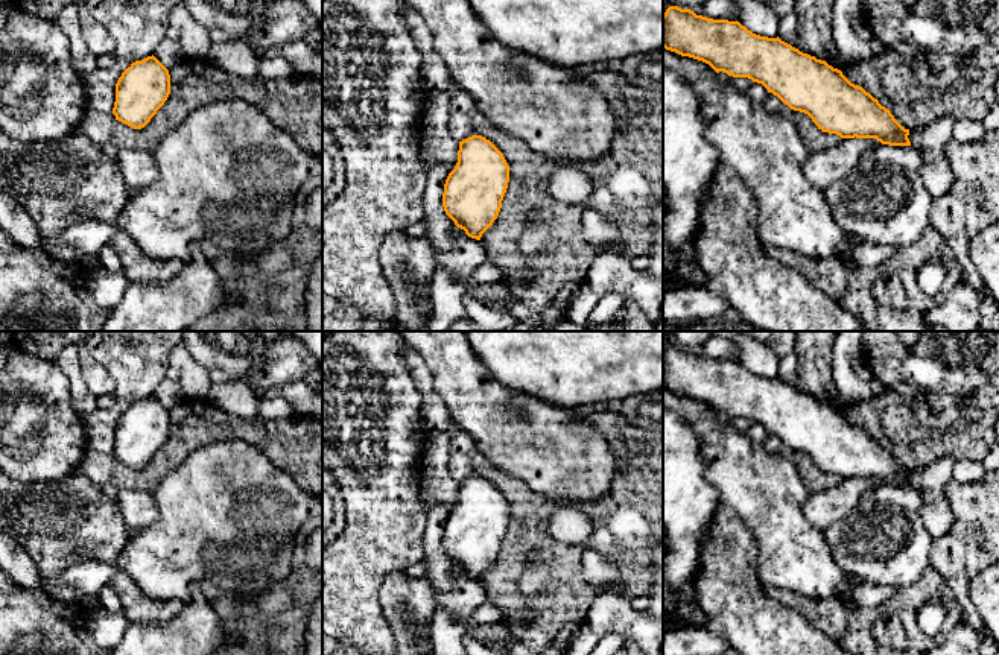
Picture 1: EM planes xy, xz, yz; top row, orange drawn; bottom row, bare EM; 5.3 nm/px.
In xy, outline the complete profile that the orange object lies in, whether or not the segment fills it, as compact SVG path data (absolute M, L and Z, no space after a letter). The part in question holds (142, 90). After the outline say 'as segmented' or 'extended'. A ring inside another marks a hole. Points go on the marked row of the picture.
M152 55L132 62L116 84L116 120L144 128L170 94L169 70Z; as segmented

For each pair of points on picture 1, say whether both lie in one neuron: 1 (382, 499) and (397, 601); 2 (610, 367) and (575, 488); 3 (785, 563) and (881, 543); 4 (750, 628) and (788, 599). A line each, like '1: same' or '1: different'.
1: different
2: different
3: different
4: different

